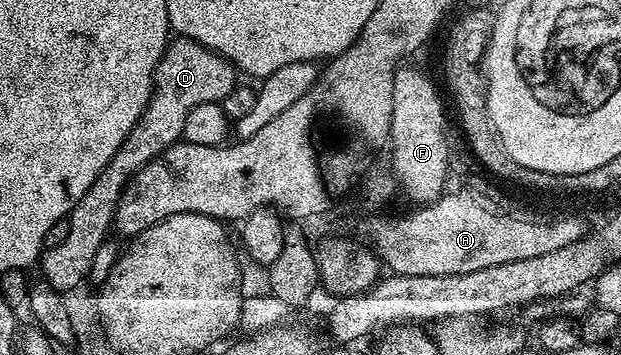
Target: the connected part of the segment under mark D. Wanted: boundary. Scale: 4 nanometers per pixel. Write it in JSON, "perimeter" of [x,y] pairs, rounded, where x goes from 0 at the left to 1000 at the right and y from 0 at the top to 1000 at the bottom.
{"perimeter":[[[287,104],[267,124],[261,169],[248,197],[248,259],[242,265],[225,341],[219,341],[213,375],[200,386],[200,408],[187,420],[180,454],[167,465],[161,499],[148,510],[142,544],[122,566],[110,608],[113,642],[106,676],[89,696],[74,696],[64,721],[66,783],[84,817],[105,825],[130,811],[140,794],[148,758],[148,724],[155,724],[161,690],[179,659],[190,569],[216,490],[295,389],[298,332],[309,307],[329,287],[356,293],[357,279],[374,262],[385,223],[377,180],[316,115]]]}

